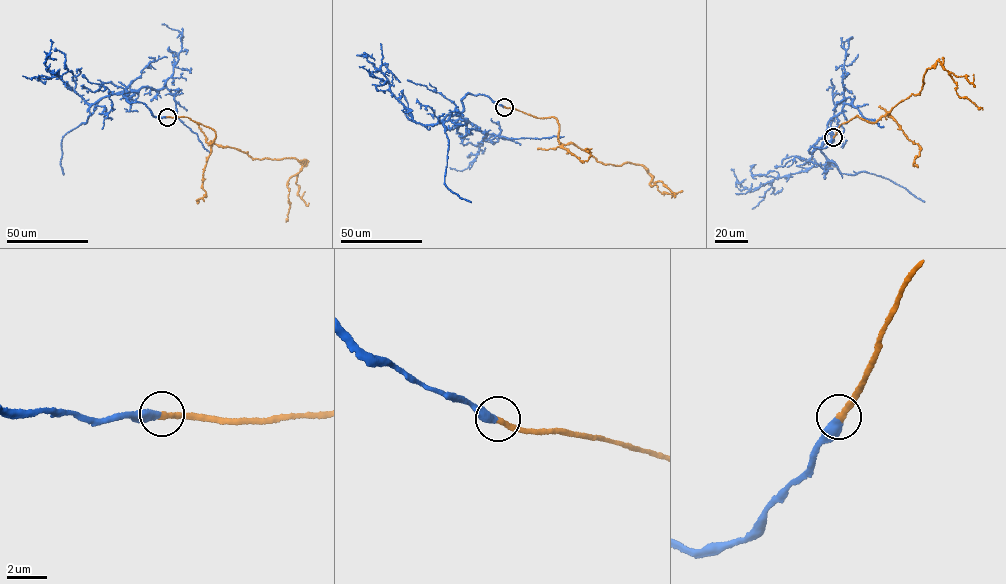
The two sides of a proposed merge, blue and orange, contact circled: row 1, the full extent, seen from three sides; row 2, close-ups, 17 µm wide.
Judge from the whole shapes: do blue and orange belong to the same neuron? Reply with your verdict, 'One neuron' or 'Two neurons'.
One neuron

